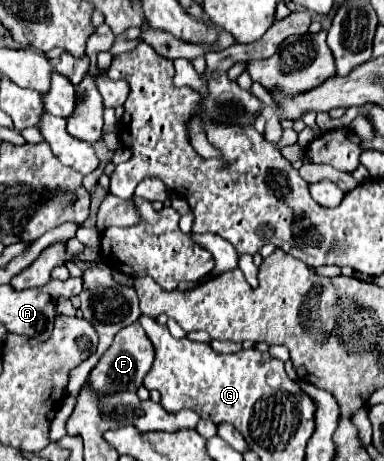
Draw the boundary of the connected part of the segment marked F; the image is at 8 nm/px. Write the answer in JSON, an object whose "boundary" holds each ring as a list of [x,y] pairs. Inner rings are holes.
{"boundary":[[[134,322],[120,330],[114,338],[114,344],[100,356],[98,364],[92,368],[92,372],[86,378],[86,386],[96,394],[116,394],[120,390],[136,392],[144,384],[144,376],[152,368],[154,362],[154,346],[144,334],[140,322]]]}

